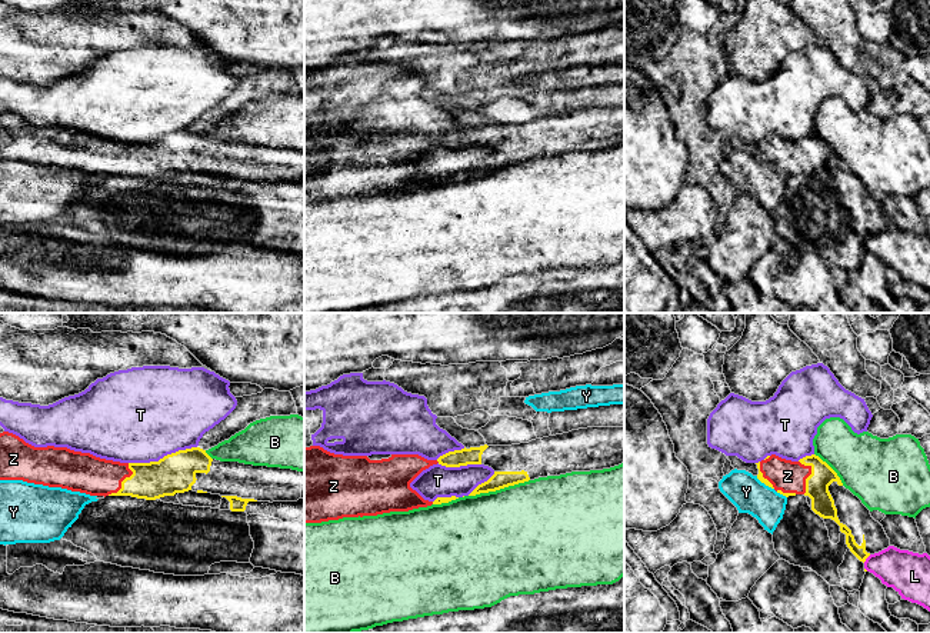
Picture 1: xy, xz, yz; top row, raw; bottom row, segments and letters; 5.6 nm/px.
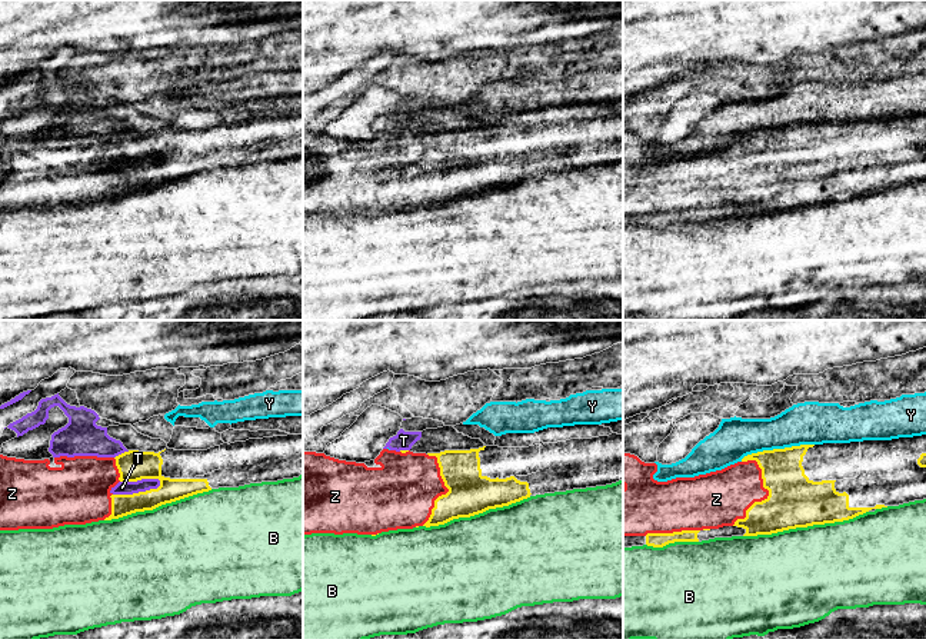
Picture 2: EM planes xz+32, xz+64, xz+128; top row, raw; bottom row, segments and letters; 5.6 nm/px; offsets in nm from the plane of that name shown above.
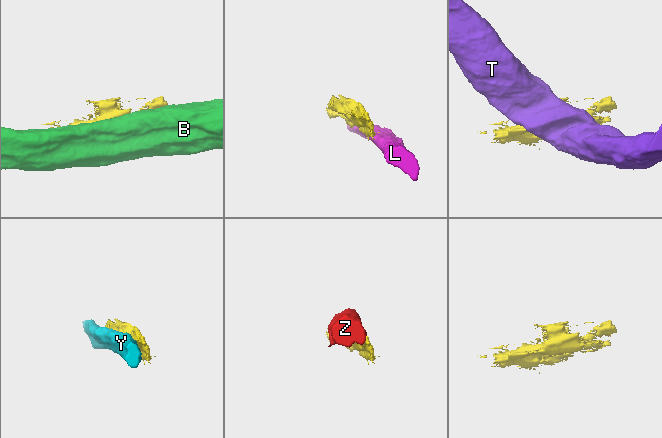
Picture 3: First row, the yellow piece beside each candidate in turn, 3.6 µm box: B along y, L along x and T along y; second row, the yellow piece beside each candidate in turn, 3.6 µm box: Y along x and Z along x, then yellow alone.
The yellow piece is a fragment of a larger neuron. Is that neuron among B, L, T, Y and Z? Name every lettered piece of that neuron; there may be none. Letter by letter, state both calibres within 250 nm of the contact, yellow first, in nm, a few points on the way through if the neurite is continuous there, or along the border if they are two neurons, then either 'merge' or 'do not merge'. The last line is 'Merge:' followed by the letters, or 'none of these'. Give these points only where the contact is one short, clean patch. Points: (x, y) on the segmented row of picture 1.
B: 100 nm thick on the yellow side, 500 nm on the other; do not merge
L: 70 nm thick on the yellow side, 240 nm on the other; do not merge
T: 220 nm thick on the yellow side, 480 nm on the other; do not merge
Y: 40 nm thick on the yellow side, 200 nm on the other; do not merge
Z: 220 nm thick on the yellow side, 220 nm on the other; merge
Merge: Z

